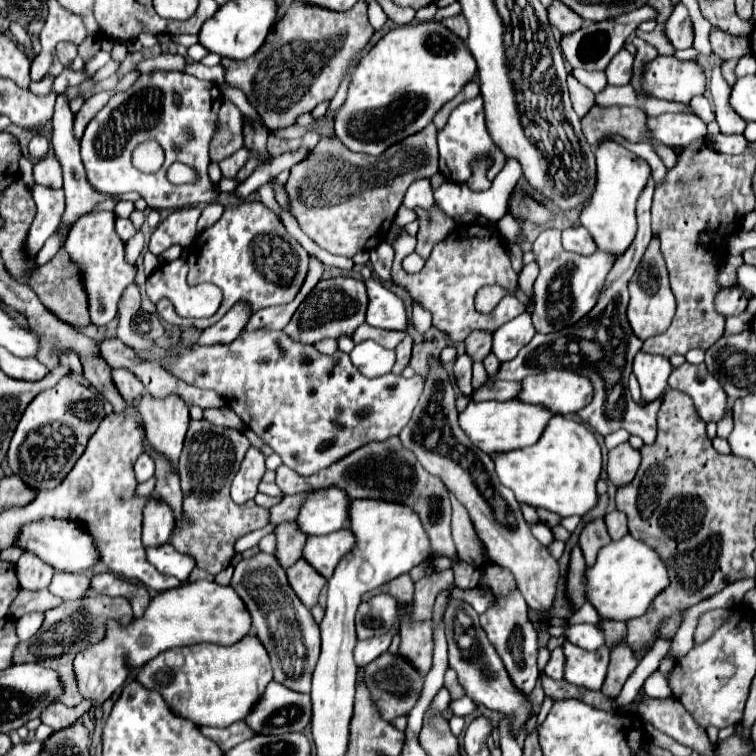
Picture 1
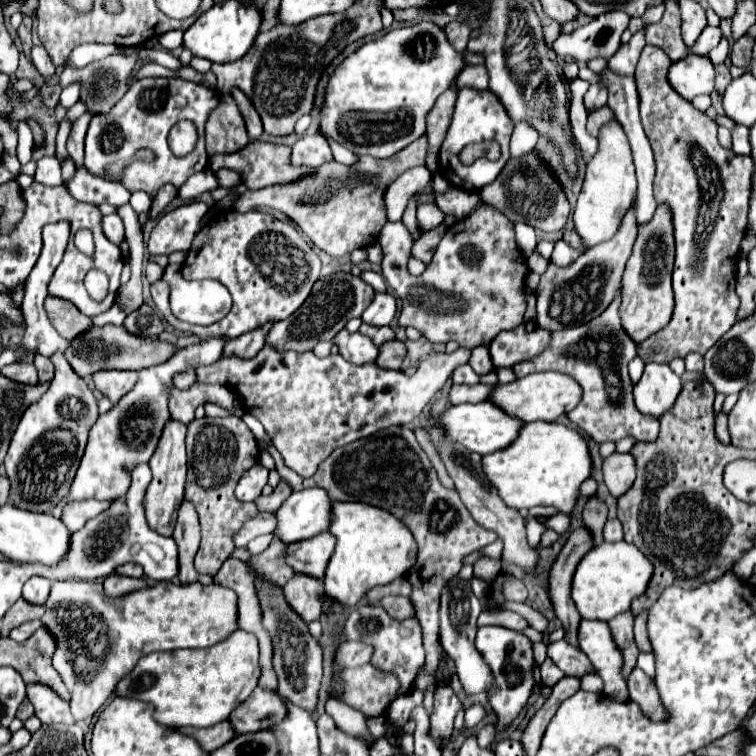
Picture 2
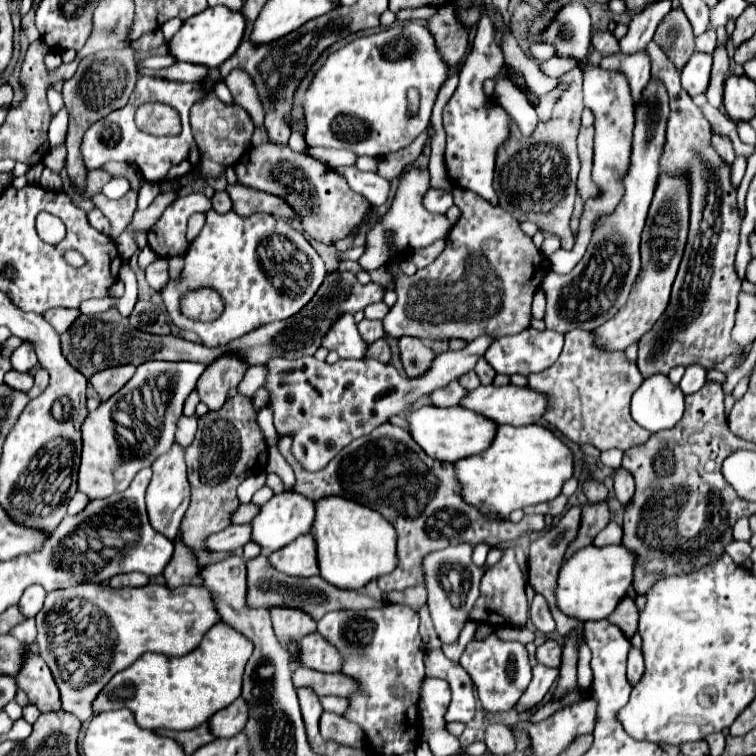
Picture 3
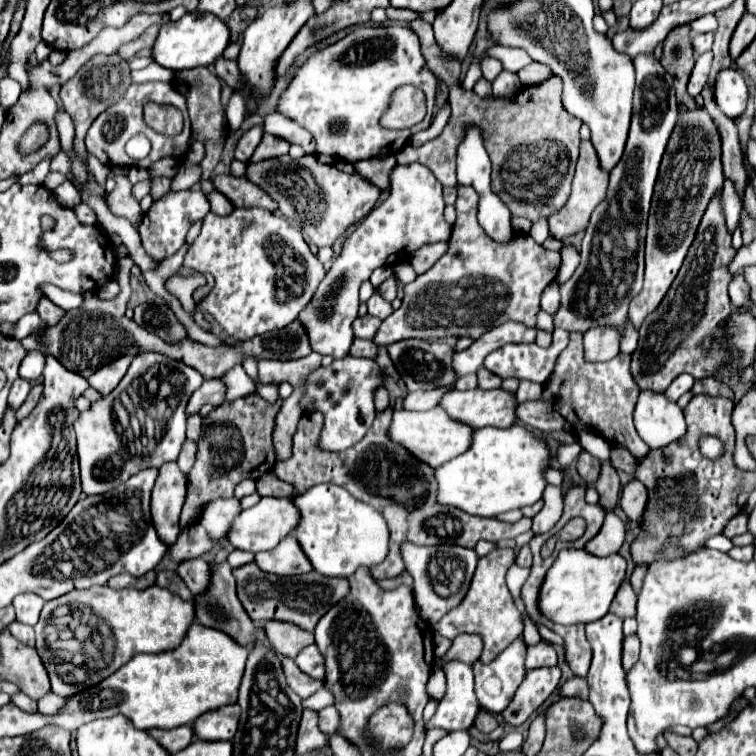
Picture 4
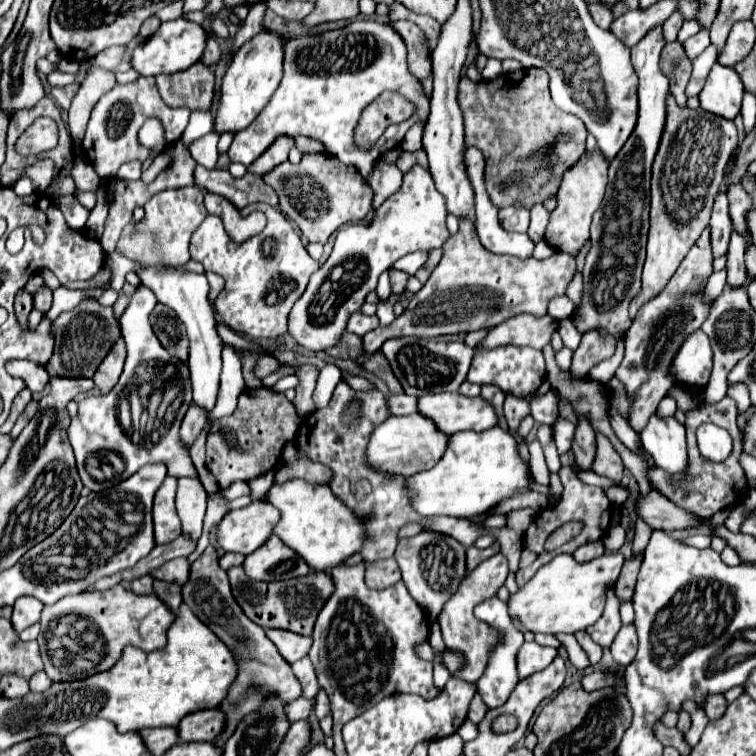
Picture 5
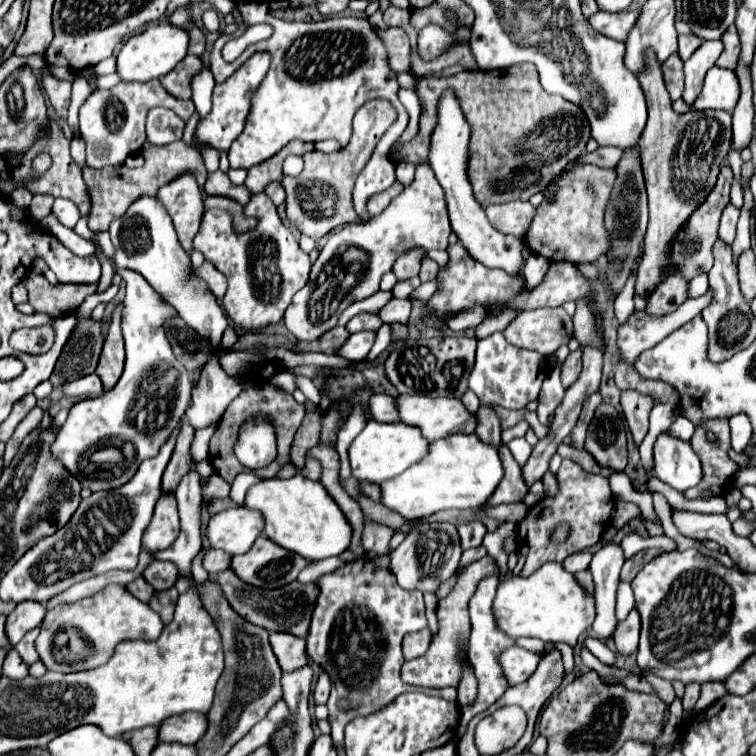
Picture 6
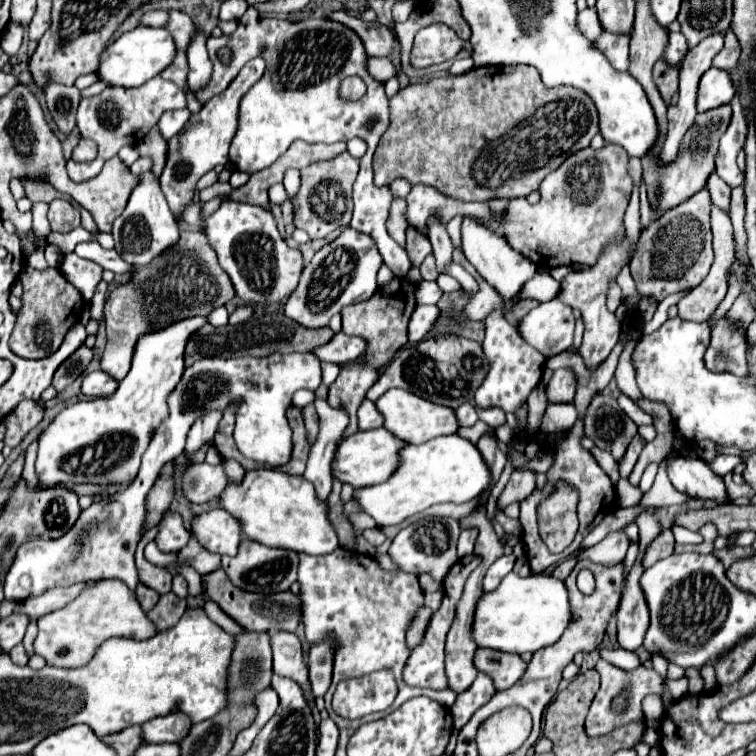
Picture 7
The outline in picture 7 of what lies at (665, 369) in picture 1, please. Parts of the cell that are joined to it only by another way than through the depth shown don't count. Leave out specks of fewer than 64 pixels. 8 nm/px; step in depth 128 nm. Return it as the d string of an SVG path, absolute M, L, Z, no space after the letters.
M678 456L668 464L668 476L674 488L688 498L712 500L716 504L730 504L722 476L714 474L704 460L686 460Z

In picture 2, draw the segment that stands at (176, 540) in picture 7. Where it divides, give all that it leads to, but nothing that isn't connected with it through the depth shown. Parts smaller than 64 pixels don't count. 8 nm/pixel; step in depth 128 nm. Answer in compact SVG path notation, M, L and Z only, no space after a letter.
M170 420L168 428L164 428L162 432L162 438L160 438L160 444L152 456L152 460L148 462L150 468L152 468L152 482L146 490L146 496L144 496L144 508L146 508L146 520L148 520L148 526L152 530L156 530L158 534L164 534L164 536L172 536L174 532L174 524L176 524L176 514L178 514L178 508L184 500L184 484L186 484L186 446L184 446L184 436L186 436L186 426L176 422L176 420Z

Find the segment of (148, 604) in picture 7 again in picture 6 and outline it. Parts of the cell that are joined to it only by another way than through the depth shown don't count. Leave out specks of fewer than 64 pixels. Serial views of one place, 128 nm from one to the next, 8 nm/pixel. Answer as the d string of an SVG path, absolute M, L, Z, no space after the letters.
M138 576L134 582L130 582L128 586L126 586L138 600L142 600L142 602L150 602L150 598L152 598L152 594L154 594L154 588L142 578L142 576Z

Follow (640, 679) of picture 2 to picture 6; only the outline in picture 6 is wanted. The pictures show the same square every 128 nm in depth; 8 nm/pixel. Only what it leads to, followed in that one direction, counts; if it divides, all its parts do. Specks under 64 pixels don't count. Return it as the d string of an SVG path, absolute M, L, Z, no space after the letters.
M636 608L626 616L626 620L618 622L614 630L614 644L618 654L628 656L634 654L638 648L638 636L640 636L640 614Z

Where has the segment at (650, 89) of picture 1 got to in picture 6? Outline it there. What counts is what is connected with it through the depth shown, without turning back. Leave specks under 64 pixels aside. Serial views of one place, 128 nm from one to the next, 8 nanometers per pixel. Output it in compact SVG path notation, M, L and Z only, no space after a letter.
M710 40L710 42L702 42L700 48L684 62L684 92L682 92L682 100L686 104L694 104L696 96L700 94L702 82L706 72L714 66L716 58L722 52L722 40Z

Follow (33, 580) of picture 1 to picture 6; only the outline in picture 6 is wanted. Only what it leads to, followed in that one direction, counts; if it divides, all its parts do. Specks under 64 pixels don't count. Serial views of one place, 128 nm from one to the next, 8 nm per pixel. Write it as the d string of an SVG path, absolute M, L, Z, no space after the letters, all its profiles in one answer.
M30 600L20 602L6 618L6 636L10 646L16 646L28 630L40 626L40 622L44 620L44 614L46 614L44 604L30 602Z

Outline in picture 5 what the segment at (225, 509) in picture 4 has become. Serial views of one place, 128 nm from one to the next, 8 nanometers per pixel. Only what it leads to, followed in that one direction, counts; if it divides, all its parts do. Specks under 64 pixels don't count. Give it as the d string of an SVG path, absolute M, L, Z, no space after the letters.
M208 546L208 550L190 566L190 576L188 582L182 586L182 596L184 602L192 608L192 612L230 648L238 664L238 676L234 678L226 698L218 706L226 714L226 726L214 740L214 746L222 748L224 742L234 734L238 722L244 716L260 710L264 700L272 696L278 696L284 702L300 698L300 684L292 676L292 666L284 662L284 658L276 652L276 646L268 640L264 628L248 620L248 616L236 604L230 592L228 574L222 568L218 568L218 554L214 546Z

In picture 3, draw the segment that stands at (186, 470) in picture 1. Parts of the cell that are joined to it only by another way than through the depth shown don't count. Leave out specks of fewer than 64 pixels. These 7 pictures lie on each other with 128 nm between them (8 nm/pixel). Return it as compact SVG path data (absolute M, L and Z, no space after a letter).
M236 394L226 404L198 418L198 432L192 446L186 450L188 480L192 486L192 502L180 524L180 538L190 548L206 550L204 540L212 532L220 532L230 526L230 514L240 504L236 498L238 484L250 476L266 470L266 440L256 422L256 408L252 400Z

